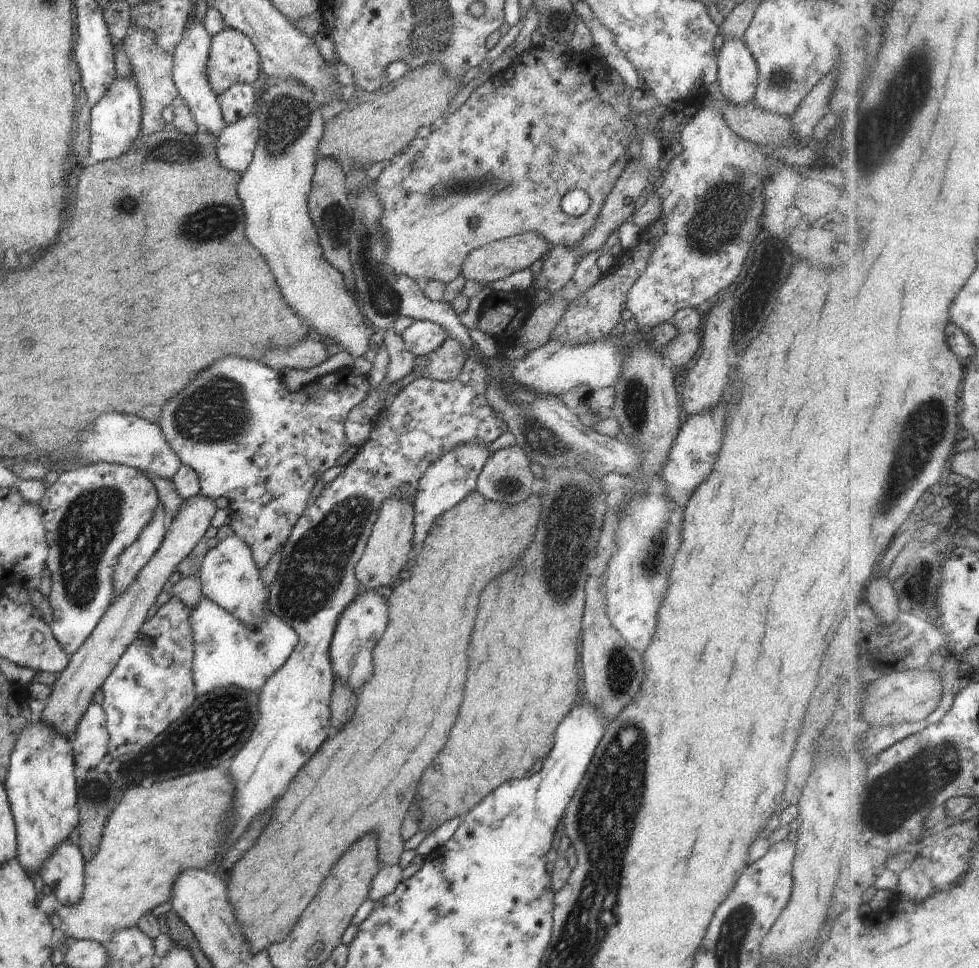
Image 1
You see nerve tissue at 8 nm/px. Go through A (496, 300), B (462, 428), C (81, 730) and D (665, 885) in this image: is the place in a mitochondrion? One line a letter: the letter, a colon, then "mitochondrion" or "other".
A: other
B: other
C: other
D: other

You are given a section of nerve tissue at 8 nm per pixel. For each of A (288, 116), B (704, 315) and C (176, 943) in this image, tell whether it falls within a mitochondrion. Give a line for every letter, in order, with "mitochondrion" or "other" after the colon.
A: mitochondrion
B: other
C: other

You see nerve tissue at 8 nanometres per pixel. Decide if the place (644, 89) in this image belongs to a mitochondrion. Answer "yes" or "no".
no

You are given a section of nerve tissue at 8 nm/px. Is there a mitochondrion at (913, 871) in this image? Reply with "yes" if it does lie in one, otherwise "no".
no

